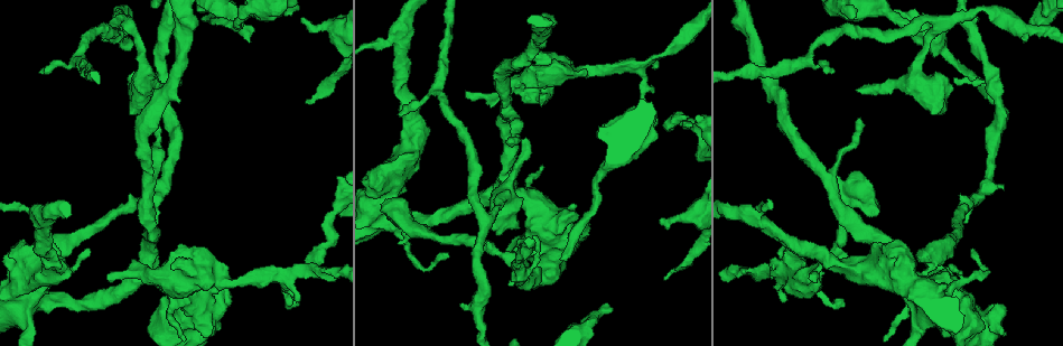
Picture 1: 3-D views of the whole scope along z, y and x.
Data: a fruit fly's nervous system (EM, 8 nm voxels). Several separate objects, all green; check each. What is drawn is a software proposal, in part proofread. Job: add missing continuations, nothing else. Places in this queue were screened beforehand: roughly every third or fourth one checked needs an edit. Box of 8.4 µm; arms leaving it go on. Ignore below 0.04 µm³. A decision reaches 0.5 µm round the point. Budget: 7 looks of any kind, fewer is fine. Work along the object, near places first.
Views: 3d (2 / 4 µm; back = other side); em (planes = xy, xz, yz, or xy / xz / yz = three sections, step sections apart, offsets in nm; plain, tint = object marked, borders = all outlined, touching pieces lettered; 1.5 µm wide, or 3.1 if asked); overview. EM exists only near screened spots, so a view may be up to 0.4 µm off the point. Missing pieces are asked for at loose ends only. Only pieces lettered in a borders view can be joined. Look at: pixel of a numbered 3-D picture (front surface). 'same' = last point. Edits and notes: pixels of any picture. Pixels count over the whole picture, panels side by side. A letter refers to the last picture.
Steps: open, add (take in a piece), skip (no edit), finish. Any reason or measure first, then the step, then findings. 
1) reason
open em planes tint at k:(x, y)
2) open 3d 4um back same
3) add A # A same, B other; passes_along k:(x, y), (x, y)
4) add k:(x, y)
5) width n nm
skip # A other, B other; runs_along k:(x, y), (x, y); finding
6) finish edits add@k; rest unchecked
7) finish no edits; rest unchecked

an open end
open 3d 2um at 1:(526, 139)

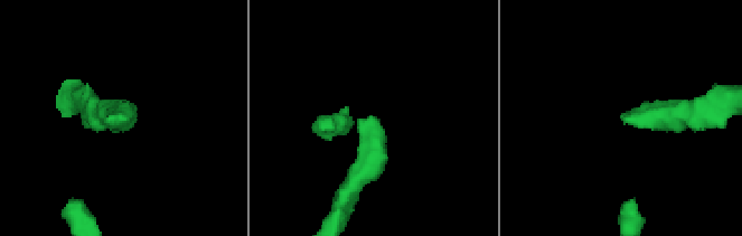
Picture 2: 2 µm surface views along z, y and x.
open em planes borders at 2:(122, 124)

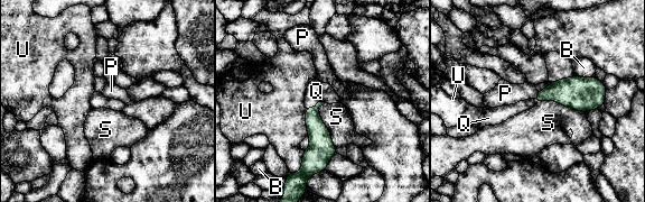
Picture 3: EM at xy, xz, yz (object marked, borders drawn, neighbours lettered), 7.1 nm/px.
add Q # B other, P other, Q same, S other, U other; passes_along 3:(319, 136), (316, 104), (316, 91); the neuron continues

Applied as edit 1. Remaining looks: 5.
an open end
open 3d 4um at 1:(39, 71)

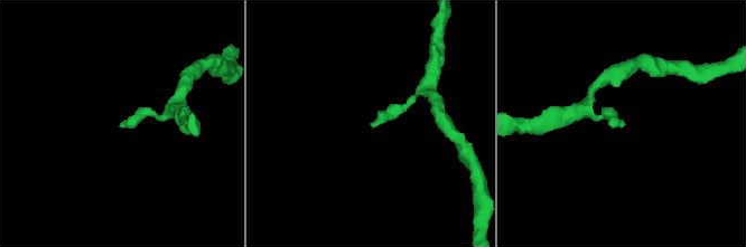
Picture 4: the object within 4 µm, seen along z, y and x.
now the EM
open em xy step 4 tint at 4:(370, 124)

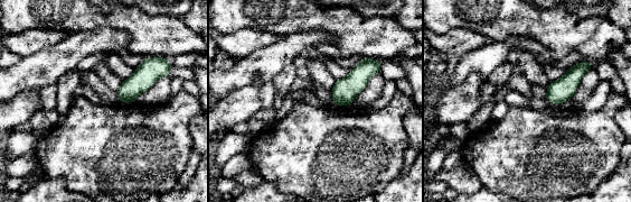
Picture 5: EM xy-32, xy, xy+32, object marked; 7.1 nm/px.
cut it another way
open em planes borders same

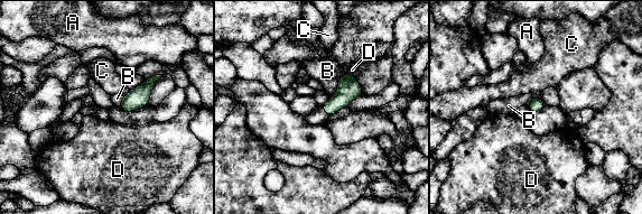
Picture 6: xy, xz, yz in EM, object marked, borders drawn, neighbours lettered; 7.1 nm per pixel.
skip # A other, B other, C other, D other; border 6:(344, 74), (332, 96); none of them fits

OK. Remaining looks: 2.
branch stops here
open em planes plain at 1:(305, 20)

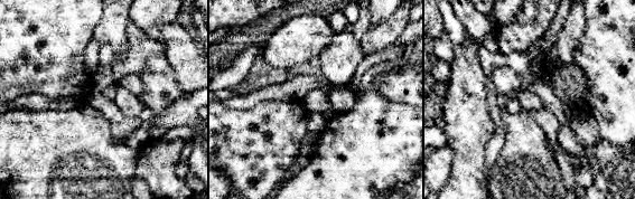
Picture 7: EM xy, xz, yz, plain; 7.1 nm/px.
what lies round it
open em planes borders same

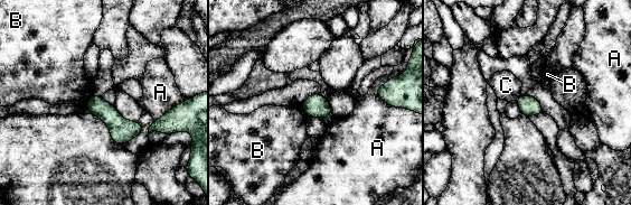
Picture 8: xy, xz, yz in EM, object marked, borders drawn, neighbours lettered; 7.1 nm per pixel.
width 140 nm
skip # A other, B other, C other; border 8:(93, 93), (86, 105); no lettered piece goes on from it

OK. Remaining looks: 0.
finish edits add@3; rest unchecked

